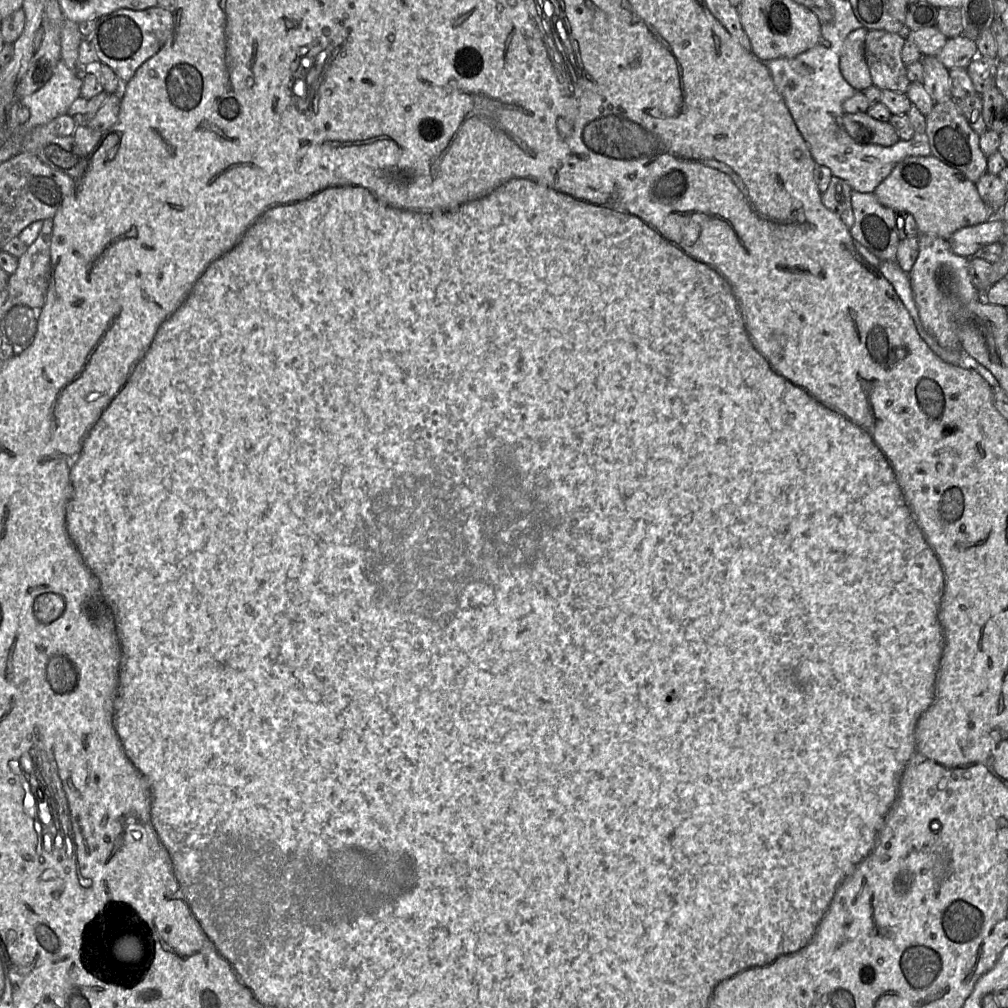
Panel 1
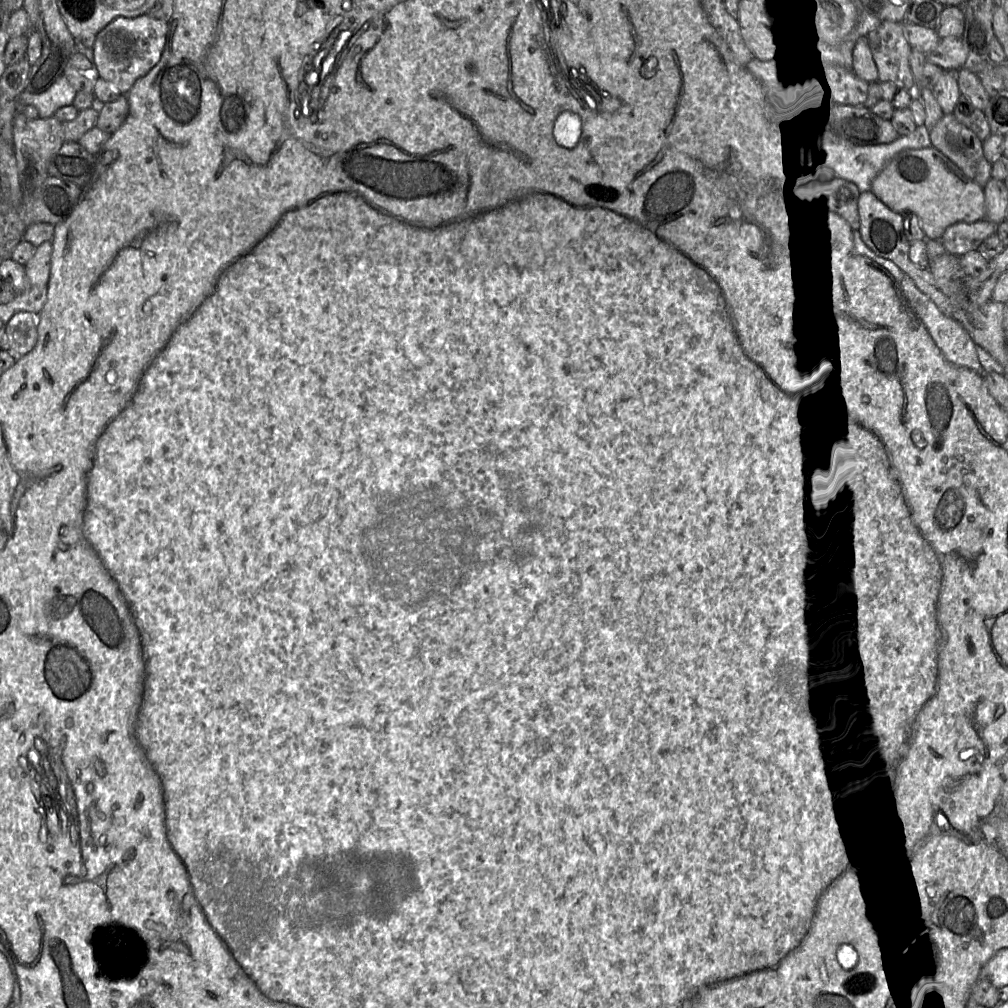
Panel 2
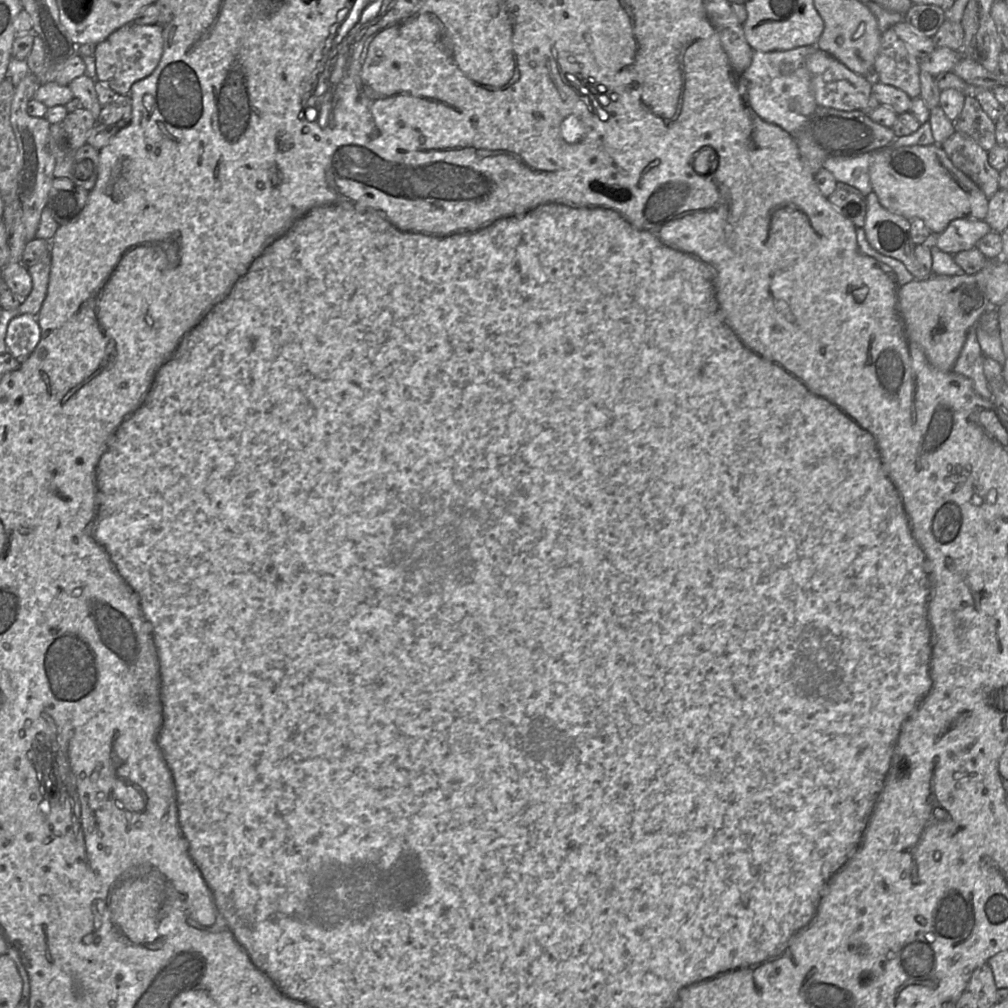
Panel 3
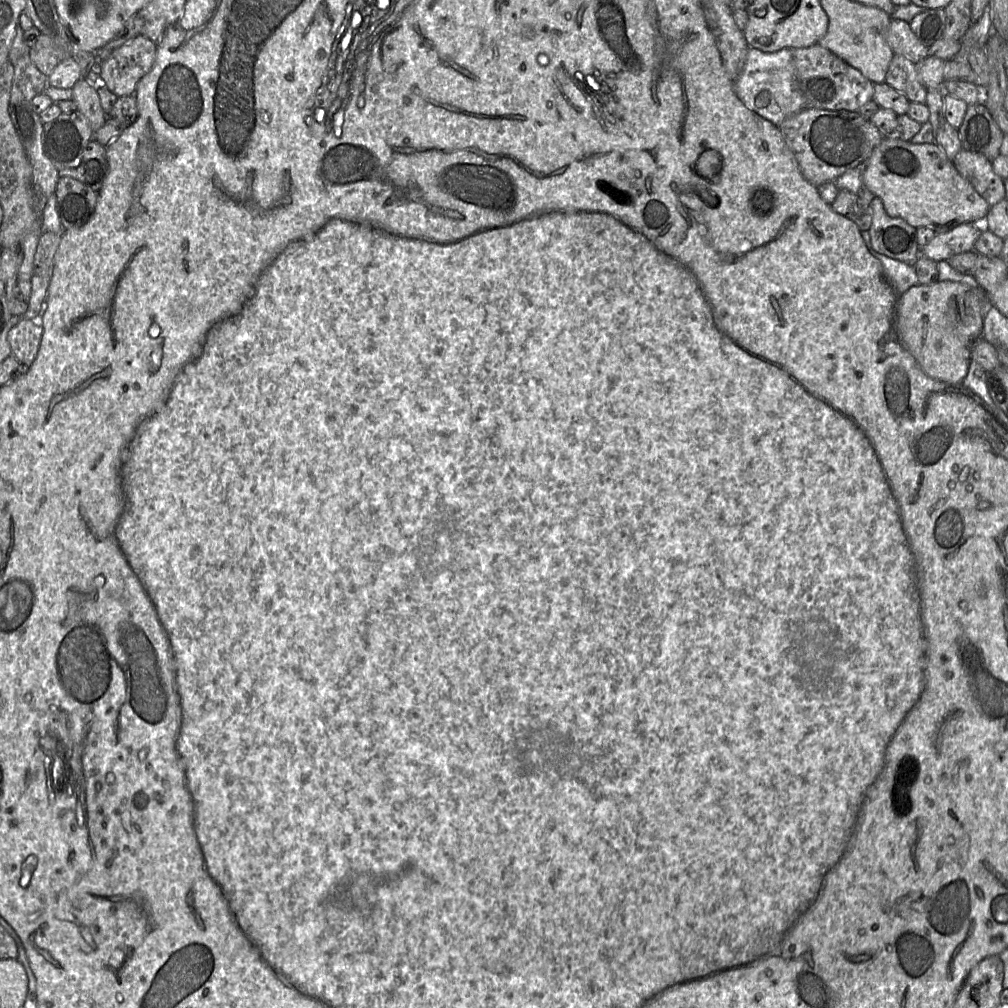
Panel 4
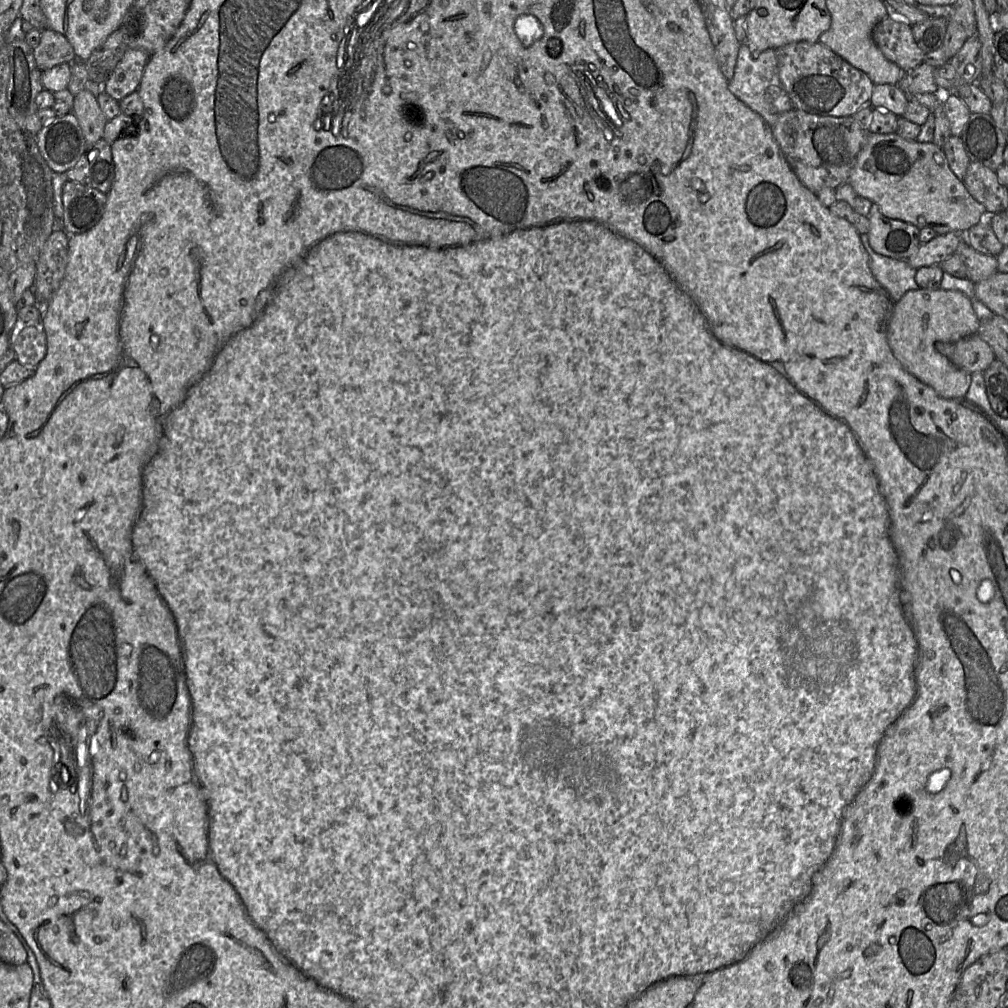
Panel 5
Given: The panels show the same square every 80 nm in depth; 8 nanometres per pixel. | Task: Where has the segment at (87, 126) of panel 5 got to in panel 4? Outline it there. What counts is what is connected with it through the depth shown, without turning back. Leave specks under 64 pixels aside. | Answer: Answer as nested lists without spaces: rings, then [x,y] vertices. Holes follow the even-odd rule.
[[[83,78],[75,83],[72,90],[77,110],[87,118],[93,133],[97,132],[105,124],[107,114],[101,106],[95,85]]]

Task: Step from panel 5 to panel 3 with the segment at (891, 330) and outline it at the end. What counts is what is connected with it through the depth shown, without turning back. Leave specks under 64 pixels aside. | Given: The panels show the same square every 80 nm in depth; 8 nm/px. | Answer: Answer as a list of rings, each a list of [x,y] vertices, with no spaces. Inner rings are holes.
[[[982,272],[959,276],[933,275],[927,280],[913,280],[899,289],[899,313],[908,339],[923,351],[933,367],[941,371],[953,371],[969,330],[976,327],[980,316],[990,307]]]

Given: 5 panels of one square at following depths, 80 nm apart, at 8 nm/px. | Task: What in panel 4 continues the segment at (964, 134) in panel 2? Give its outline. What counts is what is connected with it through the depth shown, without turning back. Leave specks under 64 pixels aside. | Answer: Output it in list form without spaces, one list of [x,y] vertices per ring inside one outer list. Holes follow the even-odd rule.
[[[962,148],[952,163],[989,206],[1006,198],[1004,180],[994,172],[991,161],[984,155]]]

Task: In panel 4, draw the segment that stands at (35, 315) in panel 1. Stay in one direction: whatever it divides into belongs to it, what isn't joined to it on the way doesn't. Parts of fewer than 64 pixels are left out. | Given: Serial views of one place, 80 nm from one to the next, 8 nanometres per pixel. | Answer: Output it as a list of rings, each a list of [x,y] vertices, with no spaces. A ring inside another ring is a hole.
[[[31,319],[19,320],[9,331],[7,341],[11,347],[11,355],[25,366],[30,366],[35,360],[43,328]]]

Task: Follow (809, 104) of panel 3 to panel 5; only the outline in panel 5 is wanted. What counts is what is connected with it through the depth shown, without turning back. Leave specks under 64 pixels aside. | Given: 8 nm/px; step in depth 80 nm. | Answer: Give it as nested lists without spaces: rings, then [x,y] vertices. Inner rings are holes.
[[[741,43],[734,75],[728,82],[730,92],[751,110],[759,114],[769,125],[773,125],[779,116],[793,109],[792,102],[783,89],[778,74],[777,50],[767,49],[759,52]]]

